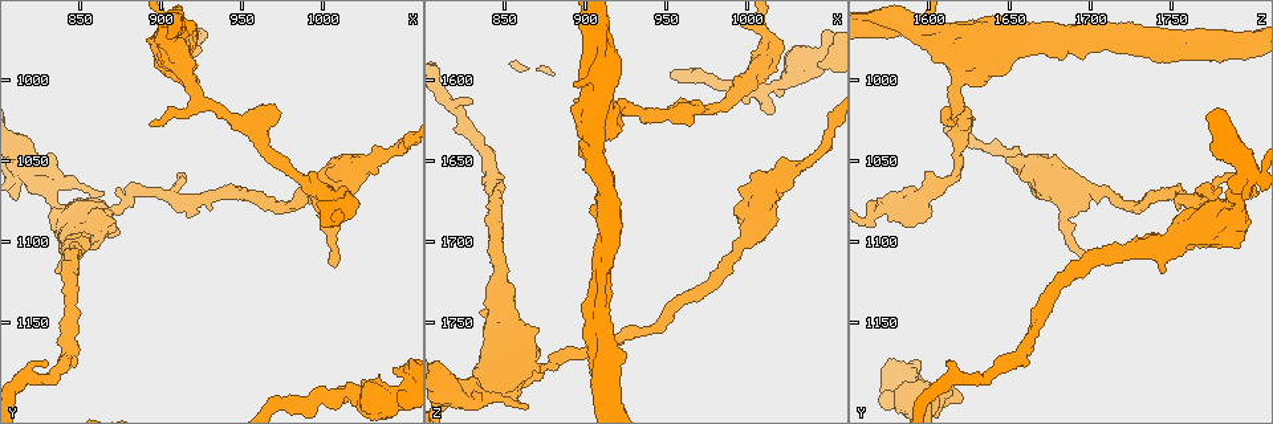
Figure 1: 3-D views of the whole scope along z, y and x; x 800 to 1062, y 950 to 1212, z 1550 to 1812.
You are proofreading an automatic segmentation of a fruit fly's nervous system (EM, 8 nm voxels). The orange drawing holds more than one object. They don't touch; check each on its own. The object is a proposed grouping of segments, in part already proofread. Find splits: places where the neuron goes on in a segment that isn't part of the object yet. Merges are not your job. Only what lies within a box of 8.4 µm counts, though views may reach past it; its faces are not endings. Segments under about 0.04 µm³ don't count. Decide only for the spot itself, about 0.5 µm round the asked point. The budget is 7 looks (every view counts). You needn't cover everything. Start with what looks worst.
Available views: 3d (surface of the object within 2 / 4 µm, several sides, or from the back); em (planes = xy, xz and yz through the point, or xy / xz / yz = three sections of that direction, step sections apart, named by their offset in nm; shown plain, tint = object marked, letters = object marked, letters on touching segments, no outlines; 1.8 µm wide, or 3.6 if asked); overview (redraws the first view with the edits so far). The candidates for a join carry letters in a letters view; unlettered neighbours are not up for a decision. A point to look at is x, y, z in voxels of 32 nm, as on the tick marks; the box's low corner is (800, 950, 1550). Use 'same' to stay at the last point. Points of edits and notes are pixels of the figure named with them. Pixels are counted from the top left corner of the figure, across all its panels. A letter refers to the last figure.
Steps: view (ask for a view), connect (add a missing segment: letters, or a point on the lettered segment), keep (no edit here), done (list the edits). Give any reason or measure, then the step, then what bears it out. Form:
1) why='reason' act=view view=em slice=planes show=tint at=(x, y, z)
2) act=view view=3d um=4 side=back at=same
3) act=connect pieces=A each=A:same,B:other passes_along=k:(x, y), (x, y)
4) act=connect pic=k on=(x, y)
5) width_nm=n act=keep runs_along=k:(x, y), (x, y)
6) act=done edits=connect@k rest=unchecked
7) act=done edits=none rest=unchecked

why='free end' act=view view=em slice=xy step=8 show=tint at=(1044, 1178, 1590)

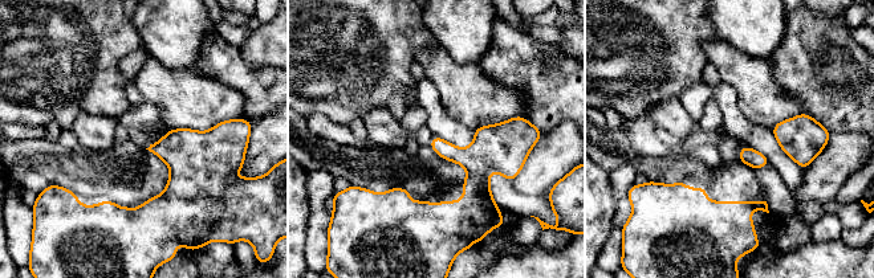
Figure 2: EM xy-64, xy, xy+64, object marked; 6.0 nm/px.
act=view view=em slice=planes show=letters at=same

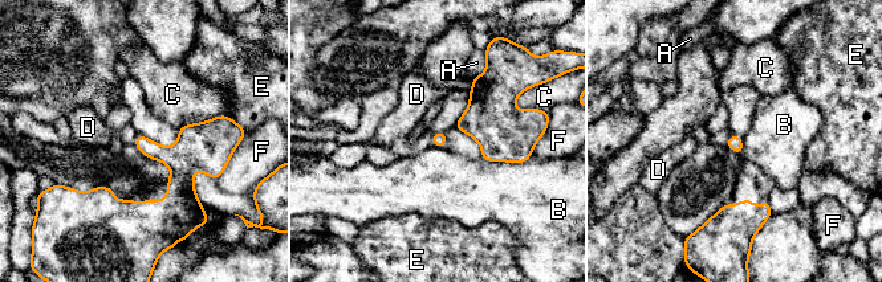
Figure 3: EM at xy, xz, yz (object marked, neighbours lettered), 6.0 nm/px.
longest_contact=C:320nm act=keep each=A:other,B:other,C:other,D:other,E:other,F:other found='no lettered segment goes on from it'

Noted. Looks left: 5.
why='calibre changes' act=view view=3d um=4 side=back at=(908, 968, 1596)

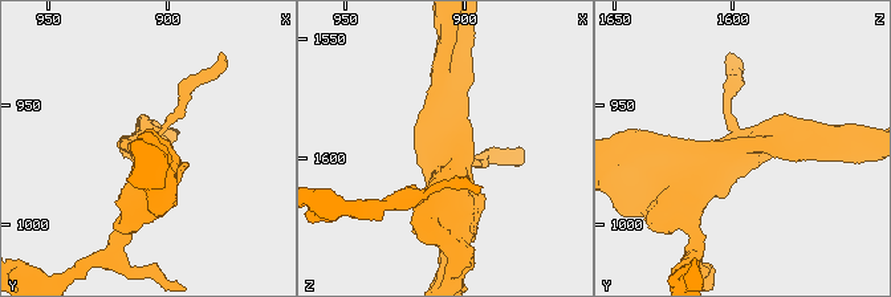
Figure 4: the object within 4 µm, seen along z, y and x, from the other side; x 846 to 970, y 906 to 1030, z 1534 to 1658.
act=view view=em um=3.6 slice=planes show=tint at=(910, 968, 1597)

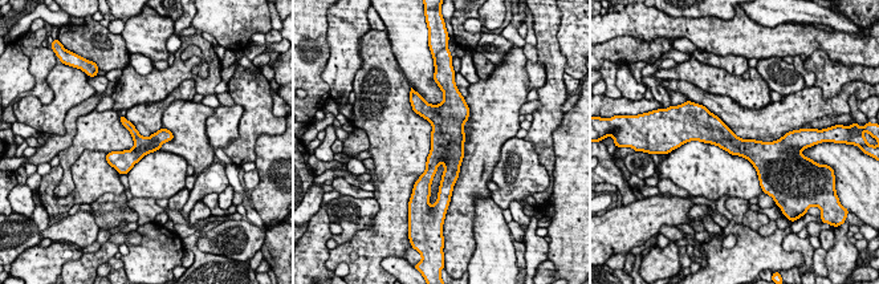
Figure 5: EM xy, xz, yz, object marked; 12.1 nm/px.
act=view view=em um=3.6 slice=planes show=letters at=same

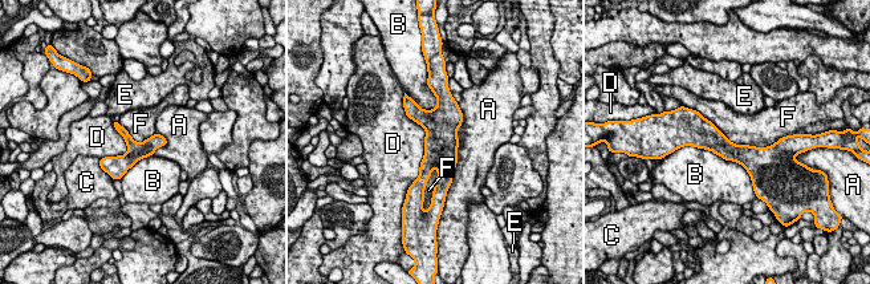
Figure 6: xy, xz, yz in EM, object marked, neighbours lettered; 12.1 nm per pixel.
longest_contact=A:1050nm act=keep each=A:other,B:other,C:other,D:other,E:other,F:other border=6:(700, 113), (735, 143), (777, 141) found='none of them fits'

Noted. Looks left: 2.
why='an open end' act=view view=em slice=xz step=8 show=letters at=(970, 1016, 1616)

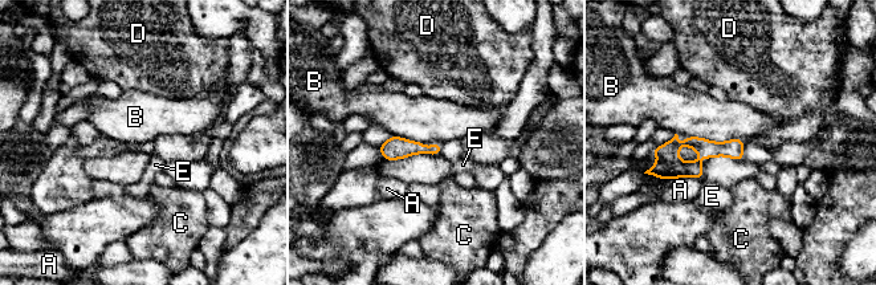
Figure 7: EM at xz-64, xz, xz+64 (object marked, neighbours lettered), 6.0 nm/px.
longest_contact=B:360nm act=keep each=A:other,B:other,C:other,D:other,E:other border=7:(687, 135), (744, 141) found='none of them fits'

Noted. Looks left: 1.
act=done edits=none rest=unchecked

